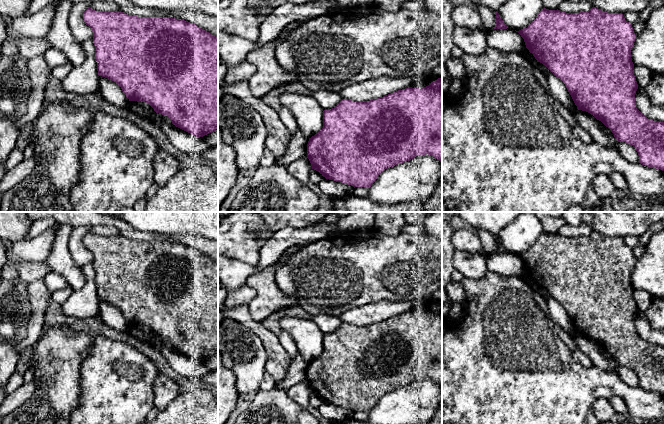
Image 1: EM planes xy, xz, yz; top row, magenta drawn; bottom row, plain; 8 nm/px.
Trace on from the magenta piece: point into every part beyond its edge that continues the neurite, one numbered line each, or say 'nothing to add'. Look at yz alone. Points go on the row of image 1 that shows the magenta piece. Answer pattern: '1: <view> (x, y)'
1: yz (557, 88)

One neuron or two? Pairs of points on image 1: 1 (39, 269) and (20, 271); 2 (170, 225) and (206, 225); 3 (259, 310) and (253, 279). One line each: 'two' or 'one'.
1: one
2: one
3: one

